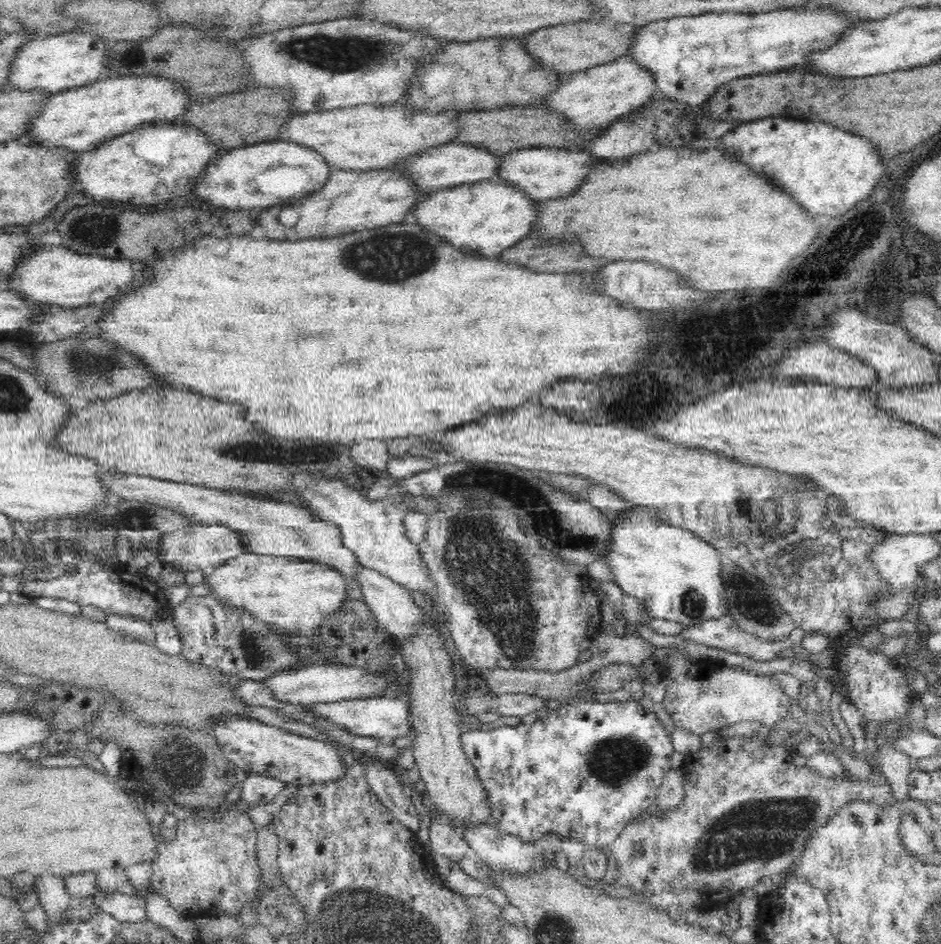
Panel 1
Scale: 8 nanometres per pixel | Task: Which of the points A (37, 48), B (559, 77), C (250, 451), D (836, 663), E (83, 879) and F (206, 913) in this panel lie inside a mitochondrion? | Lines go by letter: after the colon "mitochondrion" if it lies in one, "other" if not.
A: other
B: other
C: mitochondrion
D: other
E: other
F: other

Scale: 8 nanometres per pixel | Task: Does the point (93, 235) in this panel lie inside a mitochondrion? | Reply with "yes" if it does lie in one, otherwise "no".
yes

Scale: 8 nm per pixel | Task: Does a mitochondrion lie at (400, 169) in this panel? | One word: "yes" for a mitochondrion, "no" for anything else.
no

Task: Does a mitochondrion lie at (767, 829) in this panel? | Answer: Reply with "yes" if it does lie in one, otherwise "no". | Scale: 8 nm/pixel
yes

